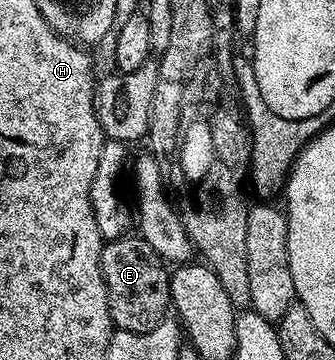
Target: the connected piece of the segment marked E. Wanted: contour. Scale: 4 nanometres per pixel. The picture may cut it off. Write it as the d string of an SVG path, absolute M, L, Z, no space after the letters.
M138 235L118 237L103 242L101 251L101 275L105 279L105 291L109 299L109 315L116 330L143 333L153 331L168 316L171 304L171 273L162 257L153 251L149 243Z

